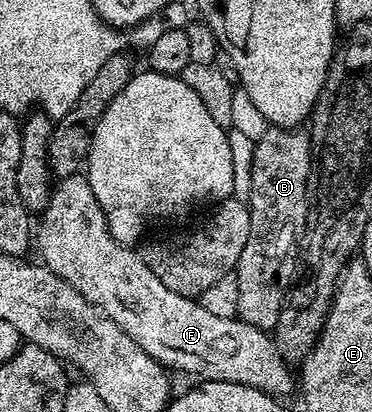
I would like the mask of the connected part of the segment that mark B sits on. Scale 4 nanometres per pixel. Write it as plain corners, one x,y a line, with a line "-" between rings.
276,126
266,127
265,132
252,145
253,173
249,176
249,217
251,234
235,269
237,274
237,316
243,323
262,330
271,330
279,322
279,314
286,307
285,291
297,272
297,235
304,233
309,219
309,190
313,174
313,145
305,130
292,130

